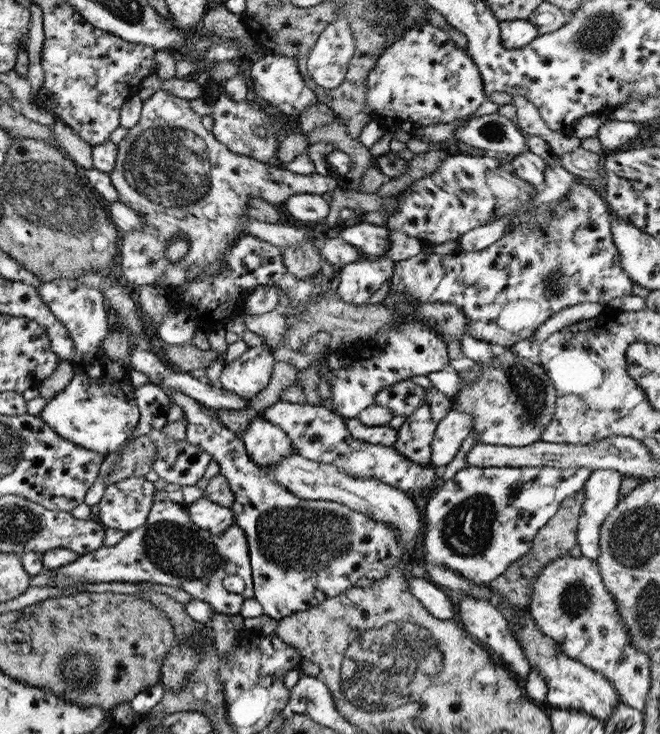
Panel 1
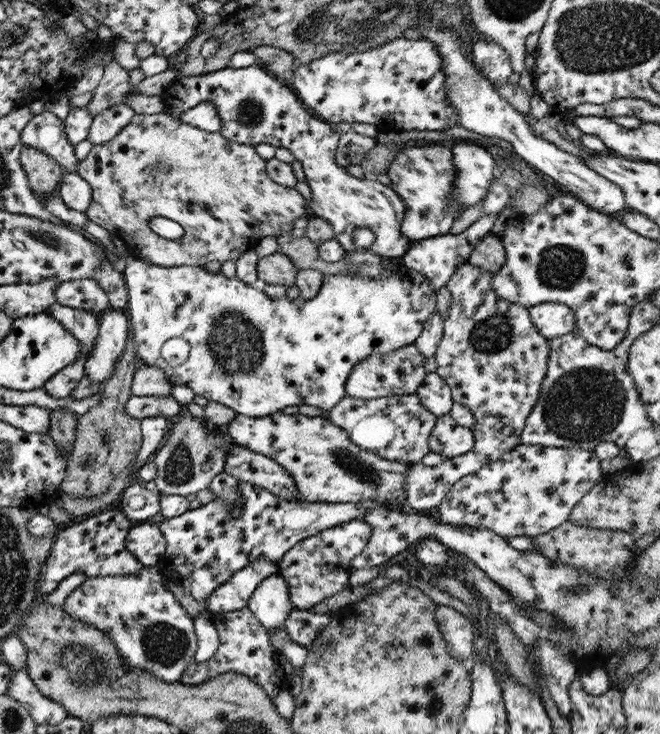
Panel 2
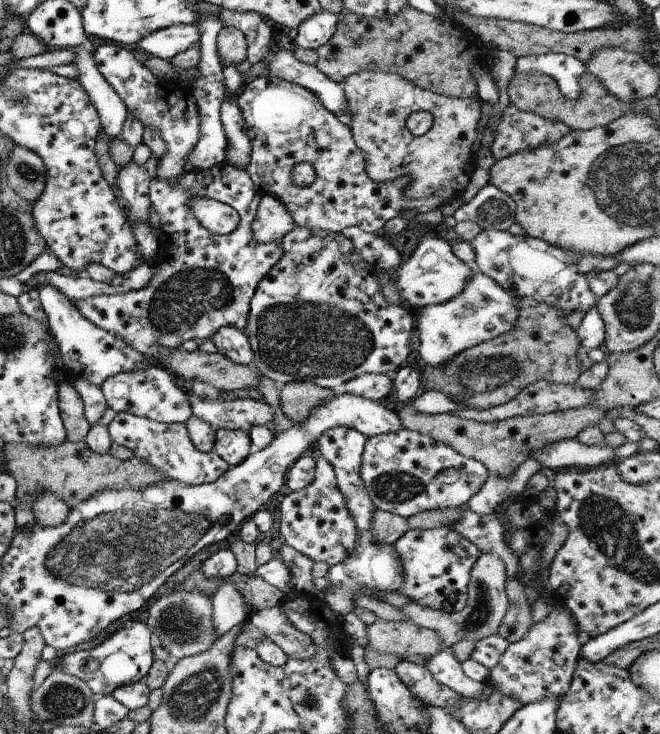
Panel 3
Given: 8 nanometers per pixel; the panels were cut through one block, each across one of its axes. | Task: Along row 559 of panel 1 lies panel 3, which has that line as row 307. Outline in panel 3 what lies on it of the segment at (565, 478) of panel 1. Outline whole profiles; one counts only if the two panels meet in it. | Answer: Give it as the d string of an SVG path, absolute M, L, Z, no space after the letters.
M474 269L461 294L457 294L449 302L425 306L419 311L416 320L419 340L414 347L416 359L431 368L445 366L445 362L449 362L455 354L509 332L513 328L513 322L517 320L517 312L519 310L515 296L501 290L497 282Z

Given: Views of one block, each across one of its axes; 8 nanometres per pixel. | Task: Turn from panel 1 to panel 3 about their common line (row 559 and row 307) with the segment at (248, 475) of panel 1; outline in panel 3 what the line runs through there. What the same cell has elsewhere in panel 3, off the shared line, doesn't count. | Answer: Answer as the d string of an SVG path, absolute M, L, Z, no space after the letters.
M293 227L280 240L281 258L273 263L271 270L258 282L257 288L249 301L249 312L247 315L247 324L243 328L244 335L250 344L253 352L251 366L270 380L273 380L278 387L293 381L309 381L319 387L331 390L339 390L339 387L349 379L355 378L363 373L394 374L401 366L408 364L406 360L408 355L414 354L409 346L409 336L414 328L413 320L405 307L394 305L385 300L384 294L381 294L381 287L377 282L377 271L367 264L359 252L353 248L351 240L347 240L341 233L333 233L321 229L306 229L303 227Z

